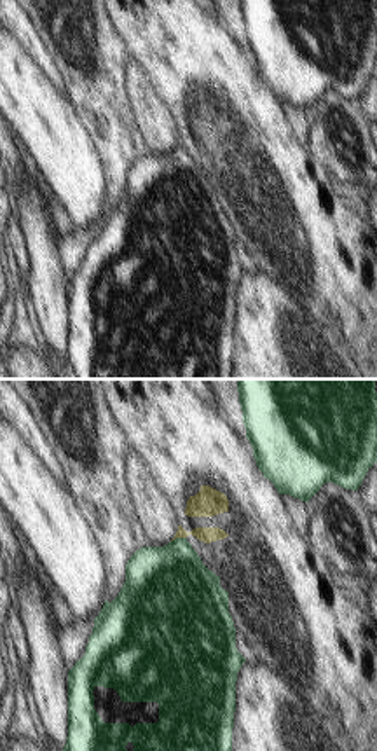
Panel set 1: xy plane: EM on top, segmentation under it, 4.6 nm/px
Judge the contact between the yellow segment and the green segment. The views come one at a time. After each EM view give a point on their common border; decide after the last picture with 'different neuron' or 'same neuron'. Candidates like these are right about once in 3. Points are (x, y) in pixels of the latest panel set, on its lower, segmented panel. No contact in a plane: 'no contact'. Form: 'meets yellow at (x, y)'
meets yellow at (178, 537)

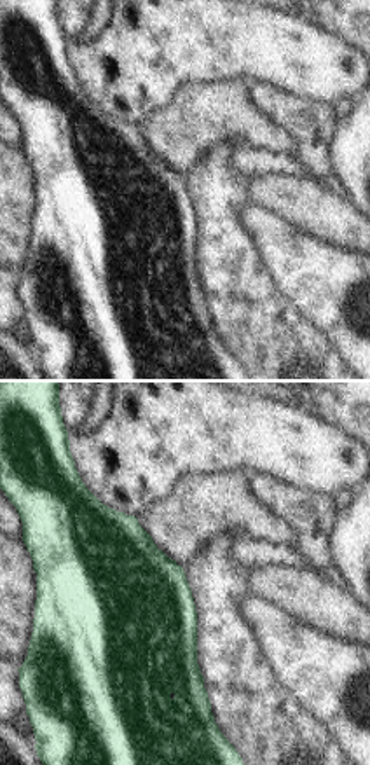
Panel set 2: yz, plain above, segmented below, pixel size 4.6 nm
no contact

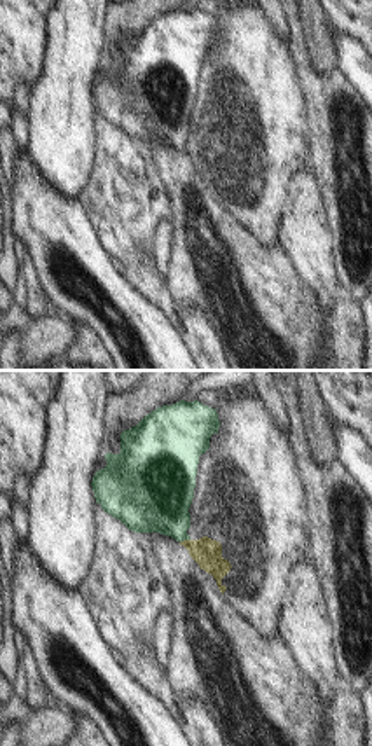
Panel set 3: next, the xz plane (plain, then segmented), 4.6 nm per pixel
meets yellow at (184, 540)

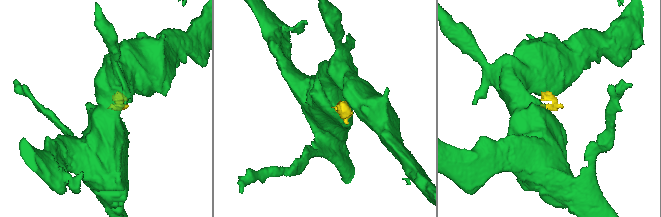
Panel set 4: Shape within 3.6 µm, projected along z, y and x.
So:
different neuron

